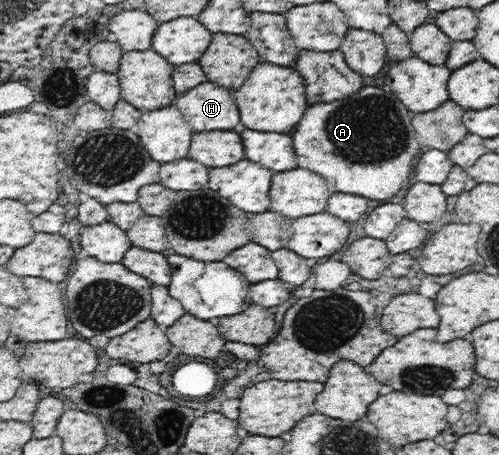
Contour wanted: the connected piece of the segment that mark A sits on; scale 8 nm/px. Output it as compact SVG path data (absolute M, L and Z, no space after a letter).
M366 86L344 100L310 106L290 135L300 168L324 176L336 192L352 193L380 202L387 202L407 185L416 158L423 150L416 140L410 111L392 92L374 86Z

